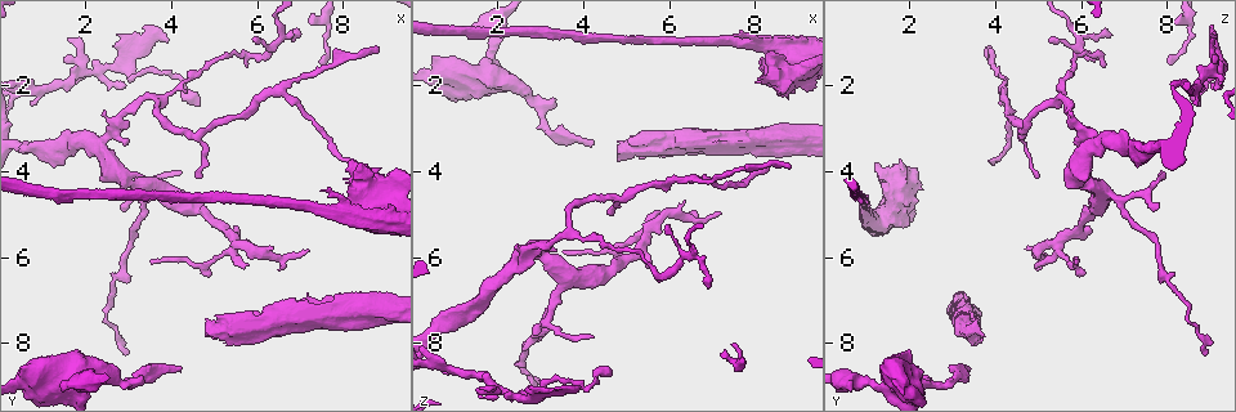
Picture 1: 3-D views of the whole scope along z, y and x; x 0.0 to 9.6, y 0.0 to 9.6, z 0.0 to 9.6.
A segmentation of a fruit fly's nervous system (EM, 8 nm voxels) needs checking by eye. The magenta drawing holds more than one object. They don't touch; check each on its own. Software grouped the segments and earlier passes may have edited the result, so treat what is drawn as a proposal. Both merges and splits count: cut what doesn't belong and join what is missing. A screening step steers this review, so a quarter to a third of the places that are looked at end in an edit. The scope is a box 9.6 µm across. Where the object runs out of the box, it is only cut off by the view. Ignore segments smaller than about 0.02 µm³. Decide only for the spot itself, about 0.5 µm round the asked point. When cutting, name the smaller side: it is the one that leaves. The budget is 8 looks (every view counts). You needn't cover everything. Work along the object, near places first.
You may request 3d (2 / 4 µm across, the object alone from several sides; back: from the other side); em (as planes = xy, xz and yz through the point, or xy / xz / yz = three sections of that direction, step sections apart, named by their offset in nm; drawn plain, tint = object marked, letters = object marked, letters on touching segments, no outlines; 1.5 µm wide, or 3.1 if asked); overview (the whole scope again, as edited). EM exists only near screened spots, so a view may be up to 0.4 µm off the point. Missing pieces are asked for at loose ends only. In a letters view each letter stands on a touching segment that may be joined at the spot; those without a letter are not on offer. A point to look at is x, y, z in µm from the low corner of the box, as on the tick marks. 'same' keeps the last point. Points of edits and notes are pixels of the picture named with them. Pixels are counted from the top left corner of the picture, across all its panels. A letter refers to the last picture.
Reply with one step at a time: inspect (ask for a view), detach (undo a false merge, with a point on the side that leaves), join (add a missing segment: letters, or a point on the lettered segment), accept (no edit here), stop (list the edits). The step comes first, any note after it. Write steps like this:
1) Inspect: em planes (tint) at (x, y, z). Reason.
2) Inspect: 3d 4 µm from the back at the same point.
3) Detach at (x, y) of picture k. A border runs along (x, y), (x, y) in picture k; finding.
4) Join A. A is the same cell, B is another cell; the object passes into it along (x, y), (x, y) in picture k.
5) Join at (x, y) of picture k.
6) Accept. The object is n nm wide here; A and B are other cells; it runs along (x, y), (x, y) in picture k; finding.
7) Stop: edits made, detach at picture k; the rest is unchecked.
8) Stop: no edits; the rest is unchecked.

Inspect: 3d 2 µm at (1.90, 1.70, 8.95). A fork.

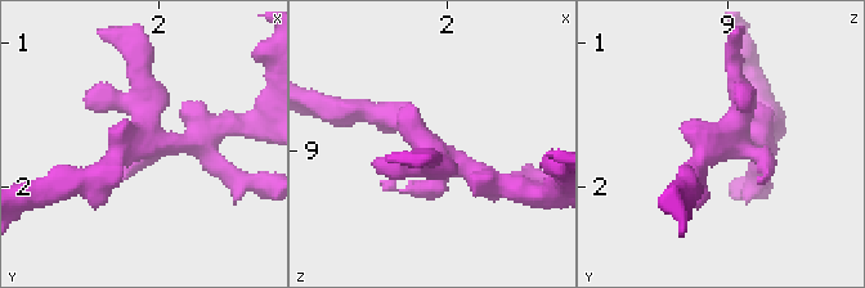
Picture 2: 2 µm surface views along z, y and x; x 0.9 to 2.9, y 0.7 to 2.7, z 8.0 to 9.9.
Inspect: em xz step 8 (tint) at (1.84, 1.70, 8.94).

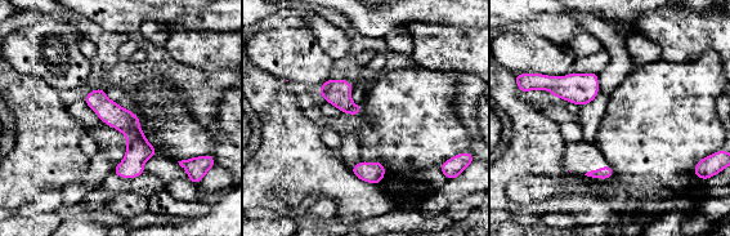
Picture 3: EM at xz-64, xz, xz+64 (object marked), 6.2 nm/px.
Inspect: em xz step 8 (letters) at the same point.

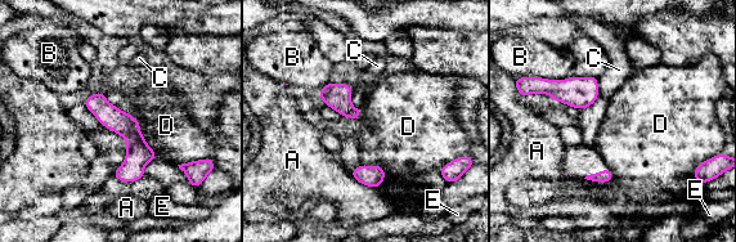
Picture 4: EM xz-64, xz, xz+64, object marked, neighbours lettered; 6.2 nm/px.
Accept. A, B, C, D and E are other cells; it runs along (97, 95), (133, 137), (130, 179) in picture 4; continuous, no second cell.

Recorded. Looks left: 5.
Inspect: em planes (letters) at (4.65, 2.45, 8.80). Tapers out.

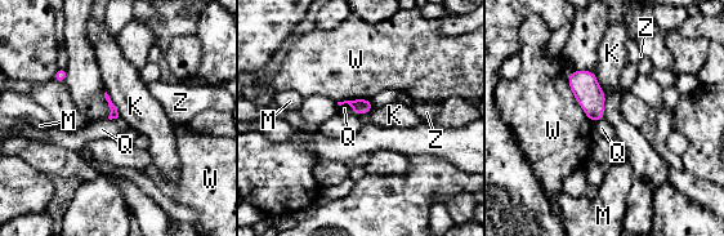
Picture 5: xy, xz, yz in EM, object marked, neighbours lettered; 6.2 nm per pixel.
Accept. K, M, Q, W and Z are other cells; no lettered segment goes on from it.

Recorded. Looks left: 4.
Inspect: 3d 4 µm at (7.45, 4.50, 0.75). Branch stops here.

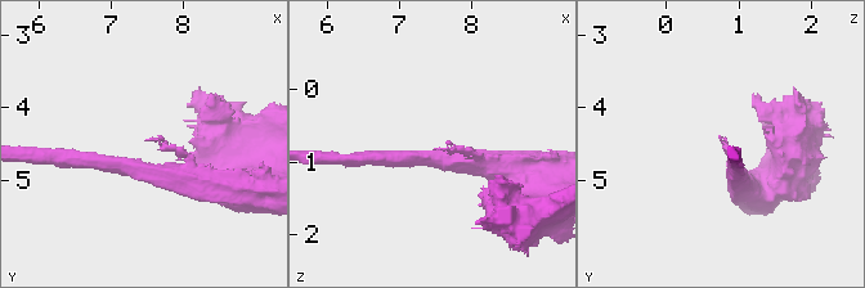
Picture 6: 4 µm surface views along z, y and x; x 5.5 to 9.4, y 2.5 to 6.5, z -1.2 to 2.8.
Inspect: em planes (plain) at (7.50, 4.45, 0.80).

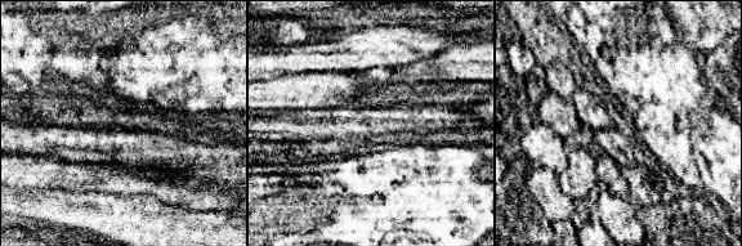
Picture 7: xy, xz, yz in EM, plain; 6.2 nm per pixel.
Inspect: em planes (letters) at the same point. What lies round it.

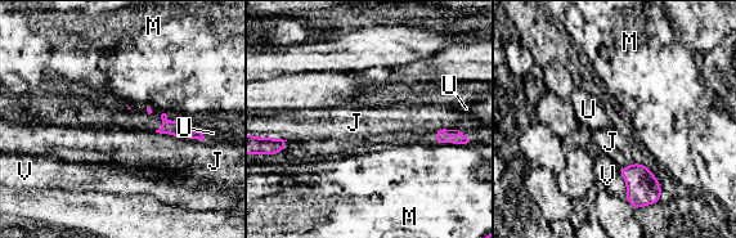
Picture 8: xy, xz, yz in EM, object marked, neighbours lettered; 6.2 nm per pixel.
Accept. J, M, U and V are other cells; a border runs along (450, 143), (438, 144) in picture 8; none of them fits.

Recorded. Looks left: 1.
Stop: no edits; the rest is unchecked.

